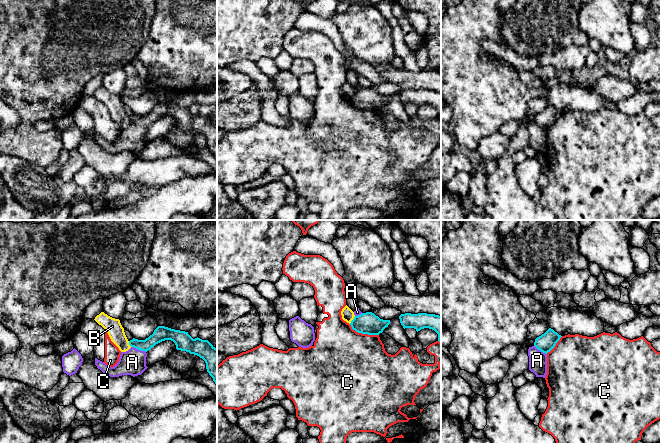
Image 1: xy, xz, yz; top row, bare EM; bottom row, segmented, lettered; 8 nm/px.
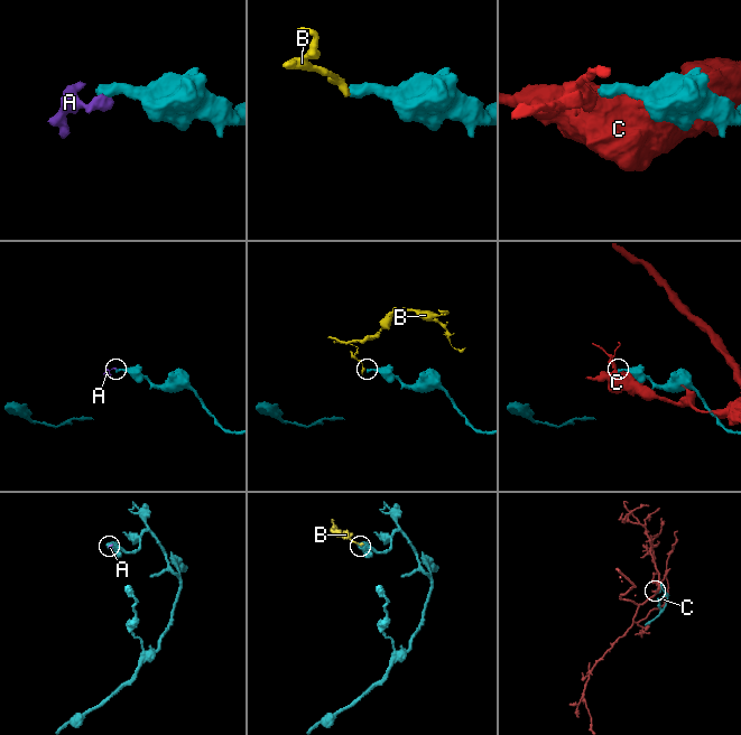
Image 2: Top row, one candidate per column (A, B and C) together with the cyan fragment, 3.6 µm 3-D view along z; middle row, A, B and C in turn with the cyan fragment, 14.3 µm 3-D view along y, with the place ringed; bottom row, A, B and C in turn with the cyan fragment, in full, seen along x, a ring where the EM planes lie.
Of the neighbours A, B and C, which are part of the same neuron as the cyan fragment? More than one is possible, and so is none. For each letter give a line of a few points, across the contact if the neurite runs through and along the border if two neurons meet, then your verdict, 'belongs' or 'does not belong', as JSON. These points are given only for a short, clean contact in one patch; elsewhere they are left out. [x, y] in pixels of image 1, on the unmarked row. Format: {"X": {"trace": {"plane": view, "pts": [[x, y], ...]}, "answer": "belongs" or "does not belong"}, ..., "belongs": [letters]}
{"A": {"trace": {"plane": "xy", "pts": [[131, 122], [145, 128]]}, "answer": "does not belong"}, "B": {"trace": {"plane": "xz", "pts": [[355, 92], [349, 99]]}, "answer": "does not belong"}, "C": {"answer": "does not belong"}, "belongs": []}

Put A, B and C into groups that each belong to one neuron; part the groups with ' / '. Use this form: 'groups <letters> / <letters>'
groups A / B / C

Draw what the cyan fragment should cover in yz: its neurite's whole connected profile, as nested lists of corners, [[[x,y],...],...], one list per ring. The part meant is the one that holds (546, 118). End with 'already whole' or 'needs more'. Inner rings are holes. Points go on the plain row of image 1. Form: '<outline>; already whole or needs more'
[[[549,104],[544,110],[535,115],[534,122],[541,128],[547,130],[555,123],[561,113],[557,108]]]; already whole

